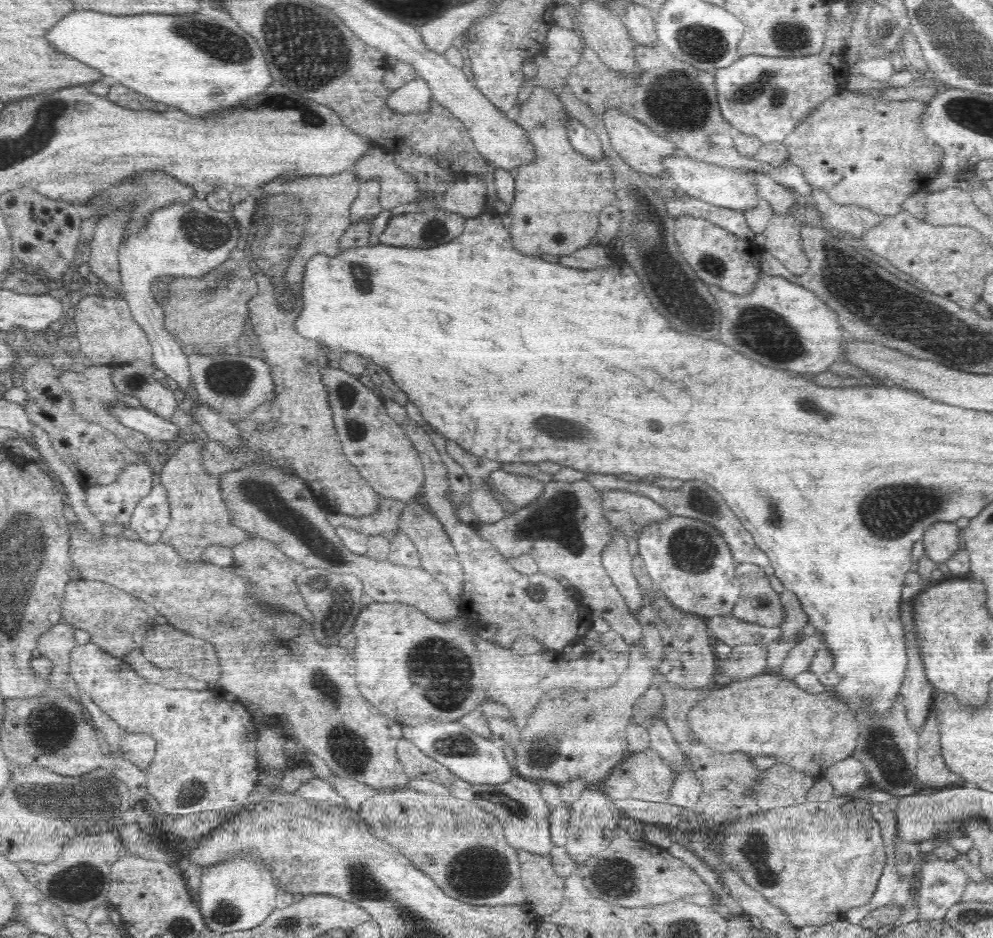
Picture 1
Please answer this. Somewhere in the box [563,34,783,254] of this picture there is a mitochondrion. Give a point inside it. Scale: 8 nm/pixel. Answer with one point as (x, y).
(673, 102)

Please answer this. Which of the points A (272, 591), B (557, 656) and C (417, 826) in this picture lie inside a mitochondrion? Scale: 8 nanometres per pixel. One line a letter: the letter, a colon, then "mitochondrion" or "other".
A: mitochondrion
B: other
C: other

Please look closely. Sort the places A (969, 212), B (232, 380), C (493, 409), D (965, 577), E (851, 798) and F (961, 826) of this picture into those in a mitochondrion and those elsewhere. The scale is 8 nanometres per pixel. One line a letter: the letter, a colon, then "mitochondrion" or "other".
A: other
B: mitochondrion
C: other
D: other
E: other
F: other

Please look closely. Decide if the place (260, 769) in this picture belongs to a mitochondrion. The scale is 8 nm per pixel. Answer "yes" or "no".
no

